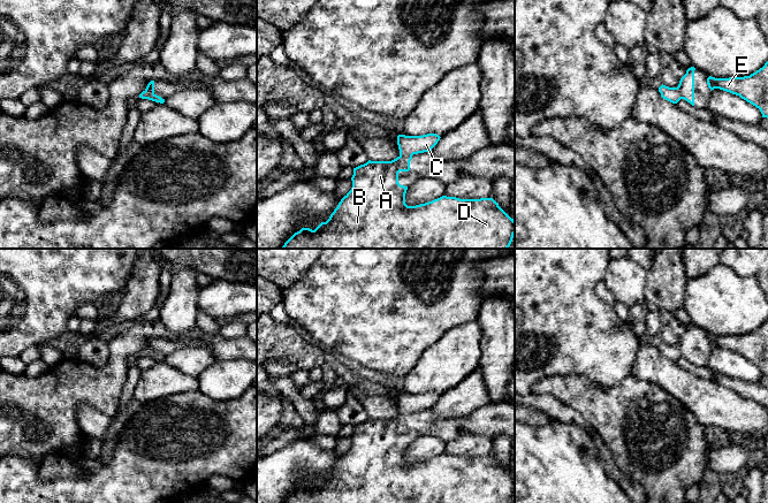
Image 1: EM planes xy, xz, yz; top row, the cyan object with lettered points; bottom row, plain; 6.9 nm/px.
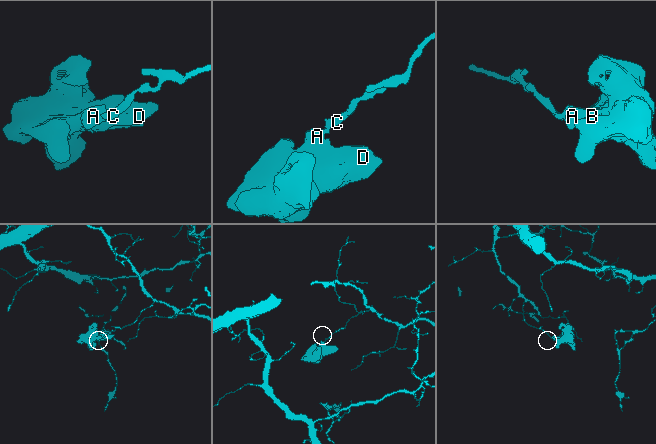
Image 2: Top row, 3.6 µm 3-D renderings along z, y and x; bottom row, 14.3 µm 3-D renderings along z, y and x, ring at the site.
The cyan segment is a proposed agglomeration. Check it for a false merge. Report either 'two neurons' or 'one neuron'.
two neurons

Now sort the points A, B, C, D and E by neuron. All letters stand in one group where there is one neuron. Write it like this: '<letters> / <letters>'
A B D E / C

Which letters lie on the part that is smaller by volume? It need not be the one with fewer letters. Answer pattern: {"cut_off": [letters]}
{"cut_off": ["A", "B", "D", "E"]}

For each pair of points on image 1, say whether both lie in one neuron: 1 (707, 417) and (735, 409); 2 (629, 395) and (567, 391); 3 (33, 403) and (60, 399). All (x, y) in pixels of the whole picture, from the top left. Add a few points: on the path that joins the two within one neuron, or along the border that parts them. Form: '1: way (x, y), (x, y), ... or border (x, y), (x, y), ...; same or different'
1: way (714, 410), (728, 409); same
2: way (614, 396), (584, 396), (582, 394); same
3: way (40, 403), (47, 403), (53, 399); same

